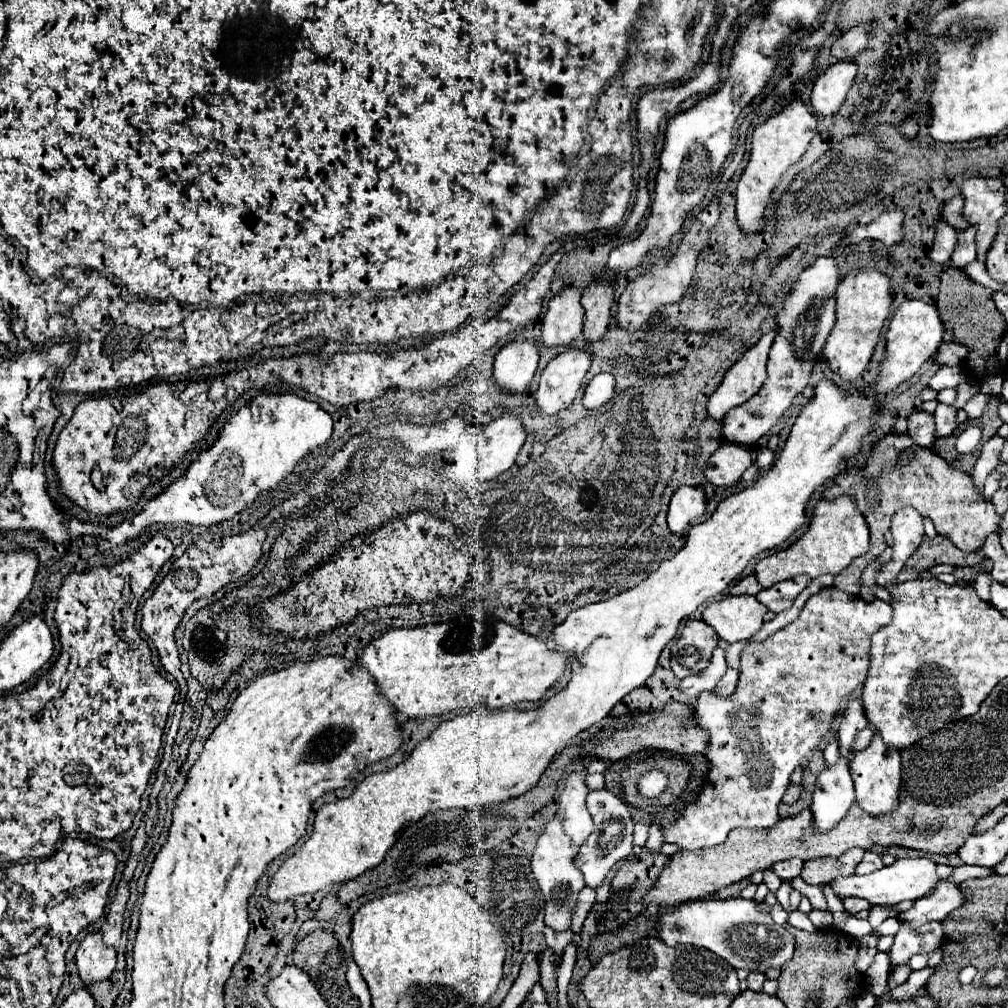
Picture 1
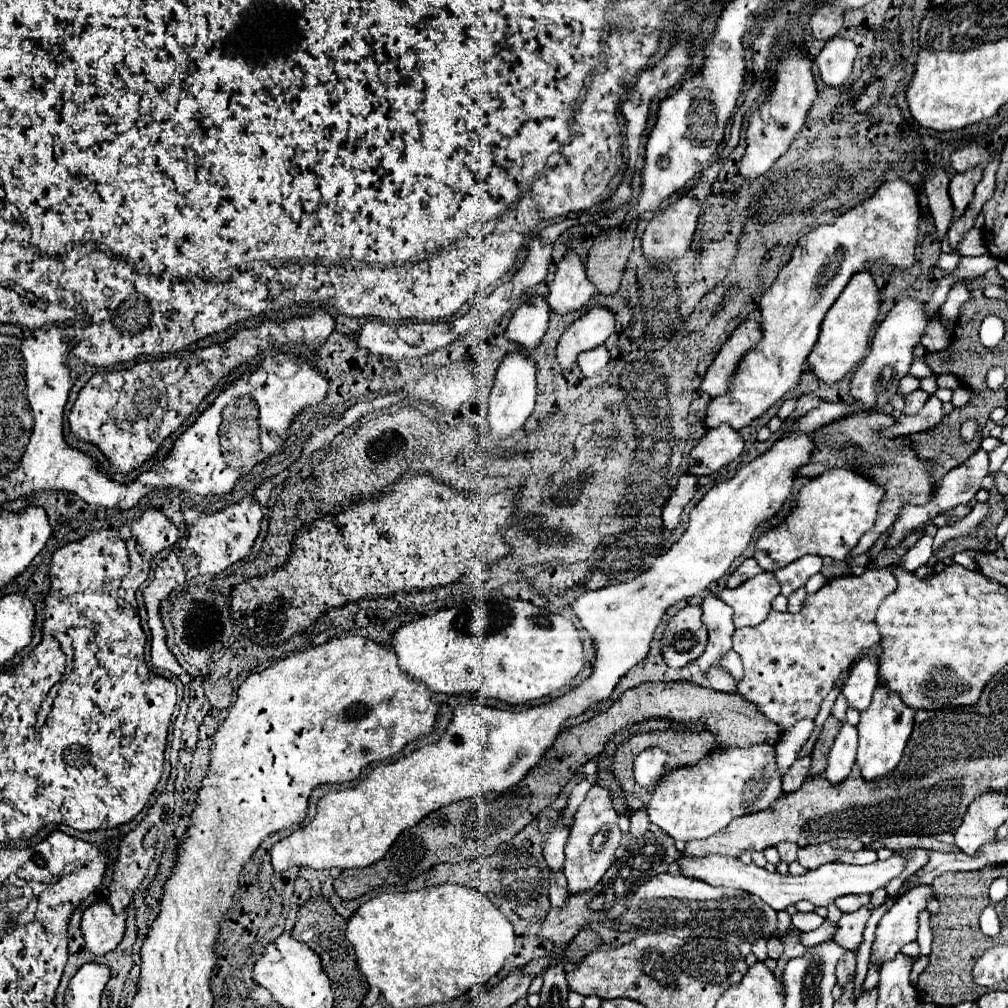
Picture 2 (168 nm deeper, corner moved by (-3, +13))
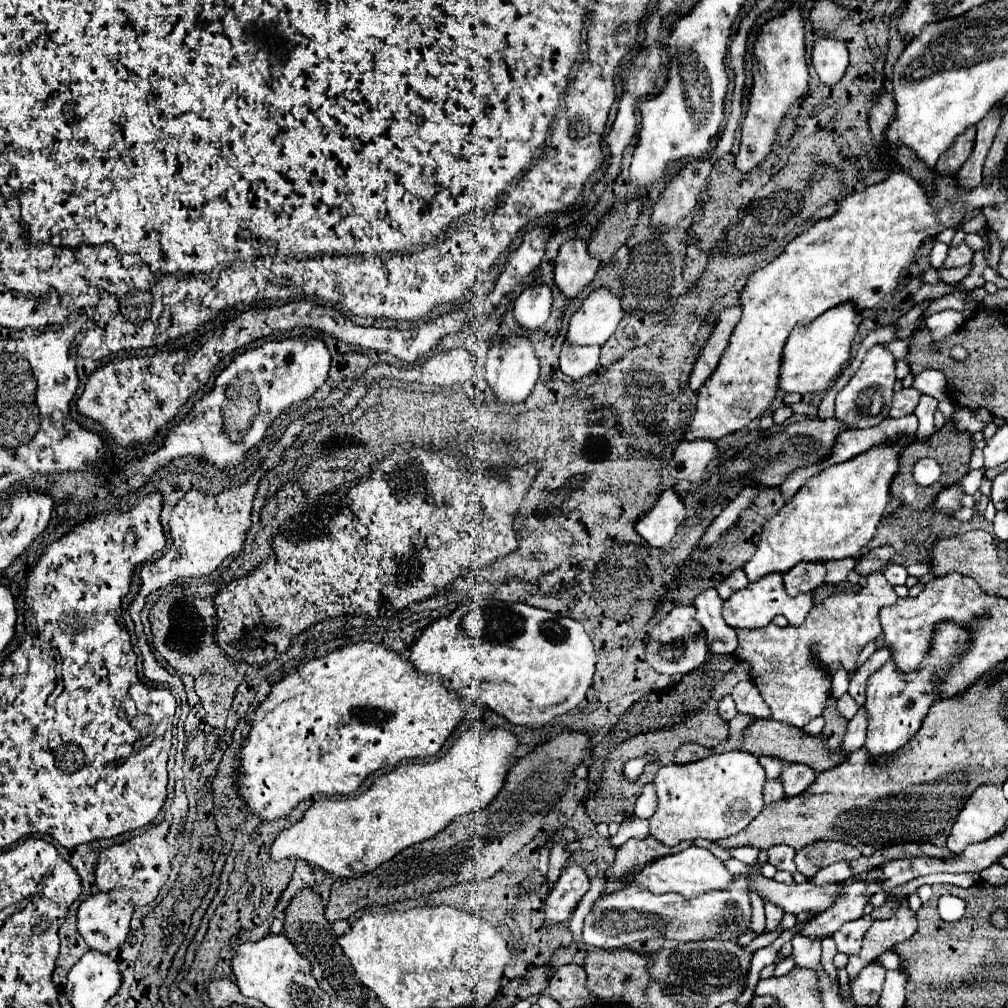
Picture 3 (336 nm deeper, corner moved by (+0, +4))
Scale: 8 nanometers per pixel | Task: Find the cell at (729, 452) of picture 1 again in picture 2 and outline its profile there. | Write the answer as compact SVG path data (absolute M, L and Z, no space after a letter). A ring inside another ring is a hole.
M720 424L720 428L708 430L706 436L690 450L688 470L694 476L708 476L718 472L722 466L736 460L744 450L744 440L740 434L728 424Z

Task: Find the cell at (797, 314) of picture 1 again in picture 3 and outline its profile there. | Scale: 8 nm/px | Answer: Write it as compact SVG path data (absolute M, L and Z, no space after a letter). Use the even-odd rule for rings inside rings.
M893 171L885 181L871 185L861 193L849 195L833 217L825 221L817 221L809 231L795 237L775 261L771 261L769 265L765 265L763 269L759 269L749 277L741 293L743 317L737 323L713 377L697 393L699 395L697 411L685 433L685 439L717 441L733 431L747 427L753 419L761 417L779 391L783 347L795 325L799 323L809 325L821 313L843 301L853 301L859 309L875 307L879 301L883 301L887 293L893 293L897 289L899 281L905 275L901 271L905 271L913 263L913 257L925 237L935 237L949 227L957 227L963 215L977 207L1005 201L999 175L993 179L991 187L977 187L969 193L957 193L955 177L937 177L935 185L937 185L937 197L929 199L913 177L909 177L903 171Z

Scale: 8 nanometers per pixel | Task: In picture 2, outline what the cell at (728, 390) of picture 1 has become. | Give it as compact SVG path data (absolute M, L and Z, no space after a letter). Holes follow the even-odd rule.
M756 310L752 314L748 314L746 320L724 342L724 346L720 348L714 362L708 366L708 370L702 378L702 386L700 386L706 394L720 396L720 394L728 392L728 382L730 382L728 376L732 376L732 372L736 370L742 356L750 348L754 348L756 342L760 342L760 328L758 328L756 318L760 318Z

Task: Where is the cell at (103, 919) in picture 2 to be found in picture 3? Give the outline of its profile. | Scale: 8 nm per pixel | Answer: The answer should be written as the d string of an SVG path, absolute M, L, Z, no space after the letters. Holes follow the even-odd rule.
M119 889L119 891L113 891L113 893L89 895L79 905L77 929L83 935L89 949L99 951L99 953L111 953L119 945L123 945L123 941L129 935L129 921L131 921L131 913L133 913L133 905L129 903L129 899L131 899L129 889Z

